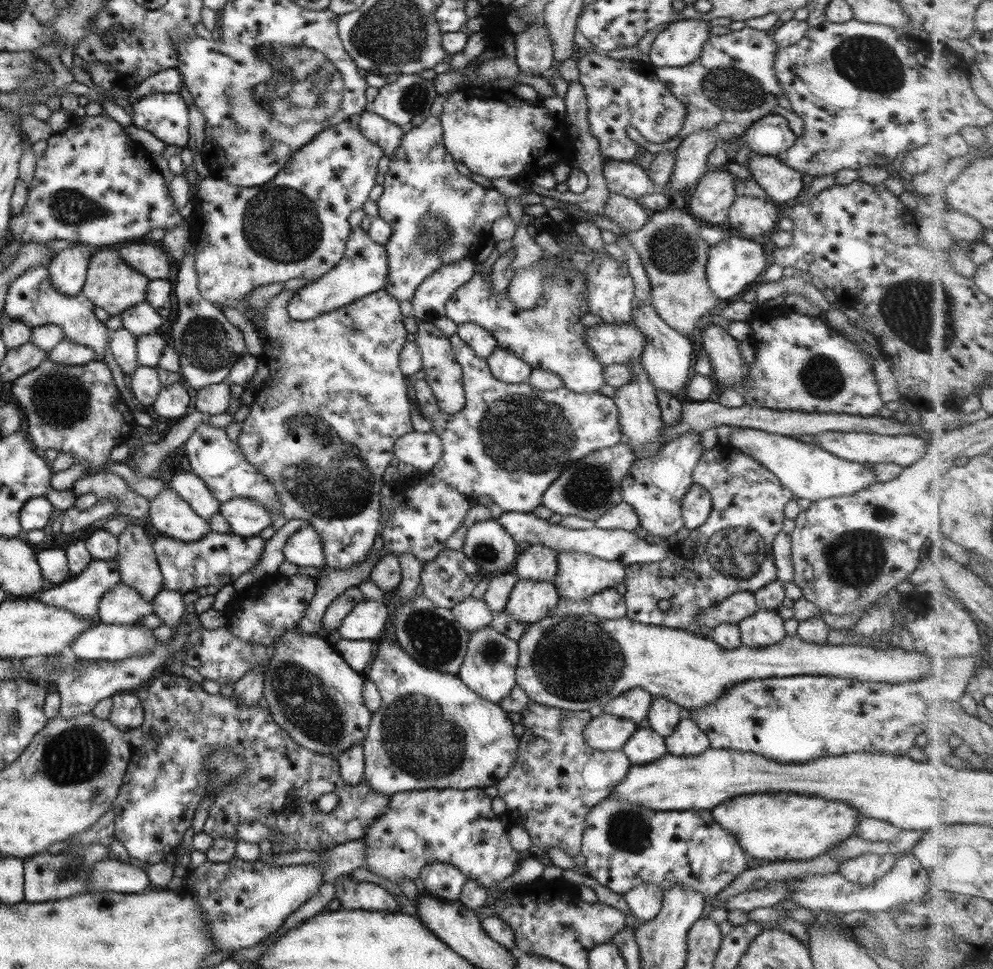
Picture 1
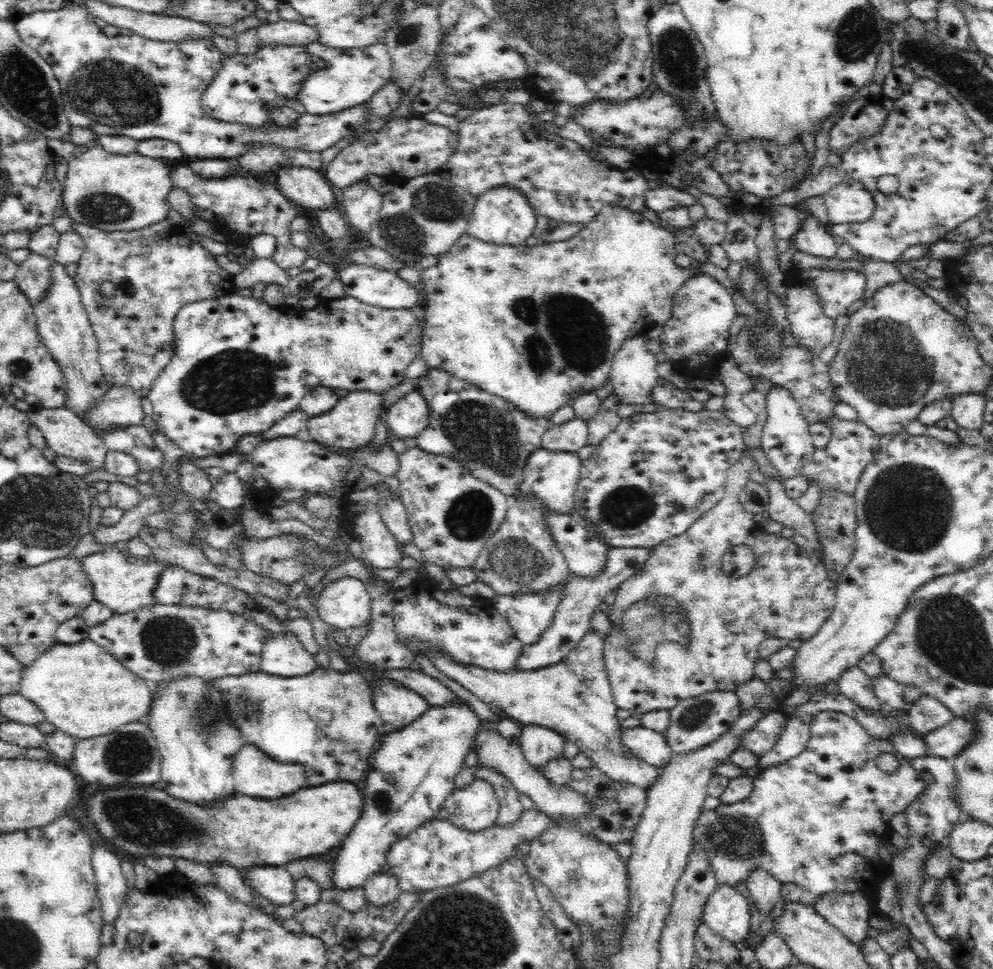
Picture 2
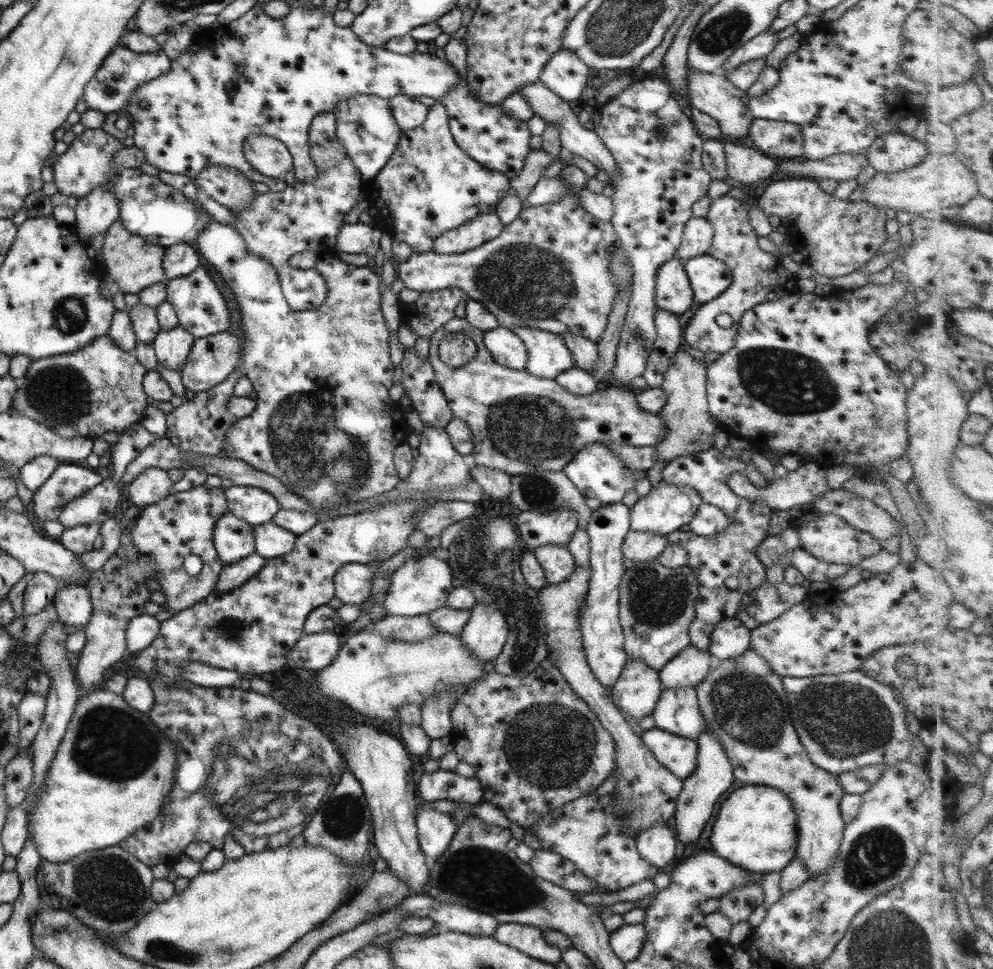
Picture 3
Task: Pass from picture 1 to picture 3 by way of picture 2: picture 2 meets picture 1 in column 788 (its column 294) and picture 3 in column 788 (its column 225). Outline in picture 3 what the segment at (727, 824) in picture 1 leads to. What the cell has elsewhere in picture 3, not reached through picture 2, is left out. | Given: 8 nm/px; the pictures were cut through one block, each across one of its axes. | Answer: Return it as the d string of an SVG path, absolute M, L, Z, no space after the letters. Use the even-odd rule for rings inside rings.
M761 784L737 788L720 804L714 820L709 837L712 852L739 869L760 874L777 872L795 857L795 810L780 790Z

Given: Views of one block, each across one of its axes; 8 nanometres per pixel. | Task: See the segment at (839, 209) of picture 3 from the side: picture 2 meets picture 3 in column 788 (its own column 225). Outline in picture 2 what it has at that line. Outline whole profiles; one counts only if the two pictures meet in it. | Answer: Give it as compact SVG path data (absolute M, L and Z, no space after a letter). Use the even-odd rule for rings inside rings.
M178 166L172 170L172 180L174 187L183 188L190 195L193 206L200 206L200 208L206 210L212 210L215 220L217 222L218 231L224 232L226 242L235 249L237 252L245 245L250 244L252 237L261 234L270 234L276 237L276 252L271 256L272 262L279 265L283 270L286 268L301 268L304 261L309 258L307 252L302 249L293 246L291 243L291 222L298 216L298 209L295 204L286 198L277 188L277 184L268 184L262 182L262 180L256 180L256 178L240 178L240 177L229 177L224 179L210 179L198 176L189 167Z

